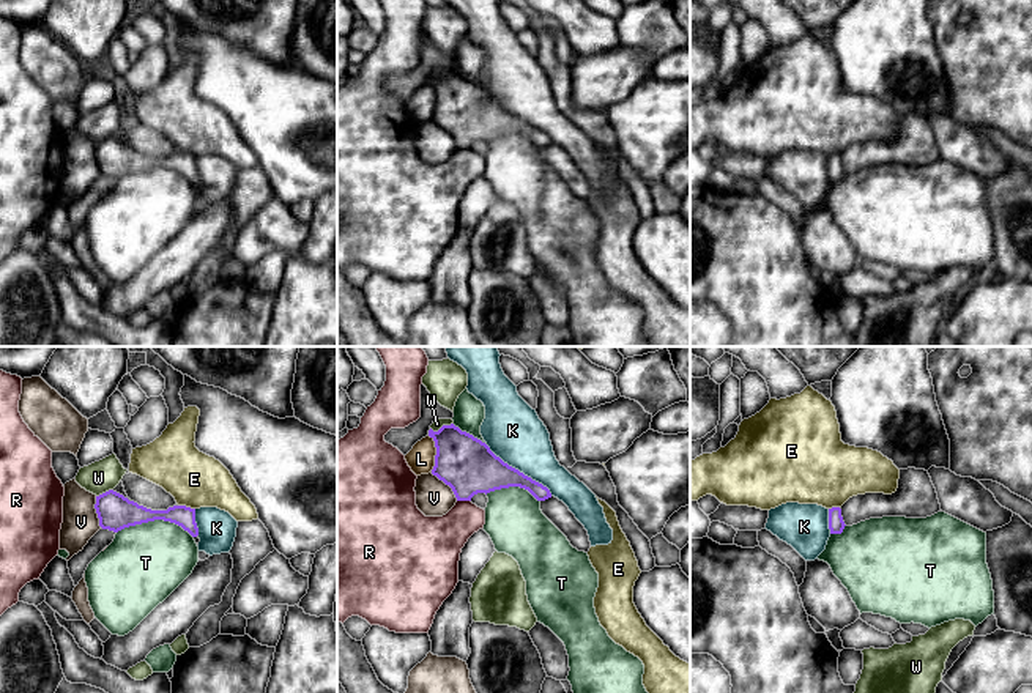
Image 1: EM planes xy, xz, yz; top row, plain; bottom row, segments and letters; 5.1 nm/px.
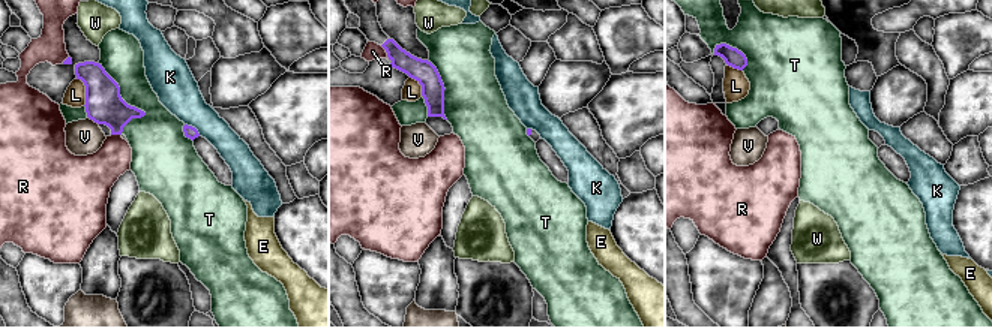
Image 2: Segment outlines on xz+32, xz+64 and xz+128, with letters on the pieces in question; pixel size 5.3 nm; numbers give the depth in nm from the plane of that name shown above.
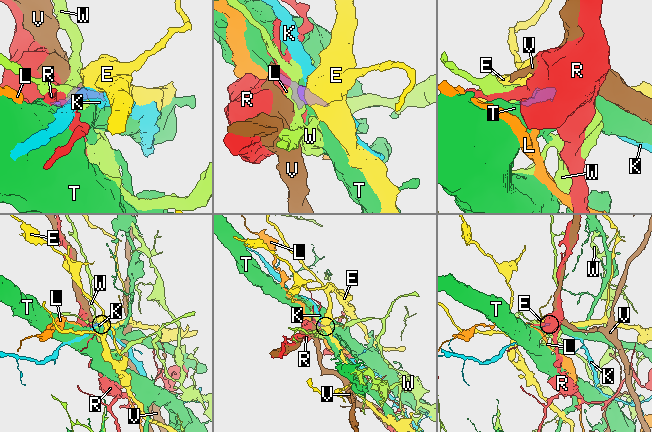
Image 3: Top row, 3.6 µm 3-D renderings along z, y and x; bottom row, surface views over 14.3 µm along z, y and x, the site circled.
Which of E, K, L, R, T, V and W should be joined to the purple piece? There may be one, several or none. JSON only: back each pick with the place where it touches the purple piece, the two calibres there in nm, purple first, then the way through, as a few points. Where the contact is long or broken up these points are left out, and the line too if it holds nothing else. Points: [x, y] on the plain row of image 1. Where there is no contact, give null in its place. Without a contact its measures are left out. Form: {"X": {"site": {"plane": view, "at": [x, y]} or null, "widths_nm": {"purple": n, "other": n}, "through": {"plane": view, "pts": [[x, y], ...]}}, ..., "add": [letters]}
{"add": []}

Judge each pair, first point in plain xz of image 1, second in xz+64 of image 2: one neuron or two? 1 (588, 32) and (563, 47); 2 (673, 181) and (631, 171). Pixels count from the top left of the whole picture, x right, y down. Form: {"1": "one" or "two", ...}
{"1": "one", "2": "two"}

